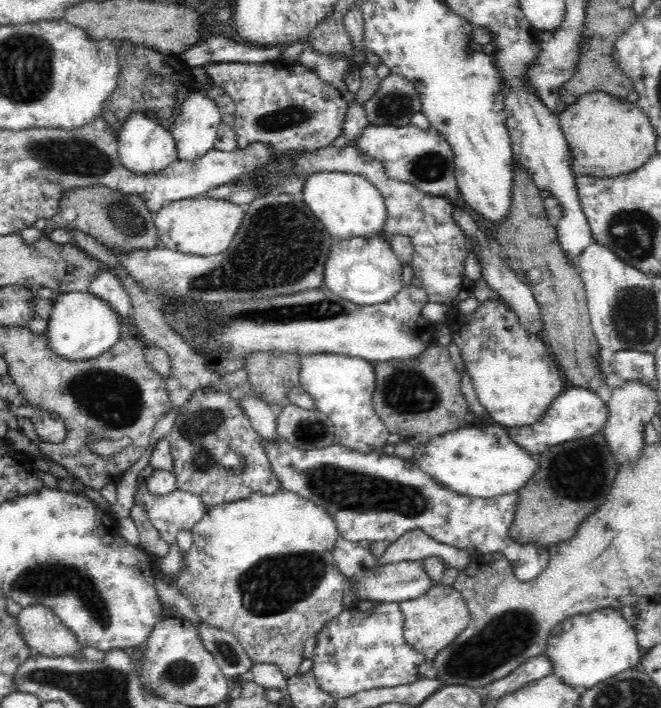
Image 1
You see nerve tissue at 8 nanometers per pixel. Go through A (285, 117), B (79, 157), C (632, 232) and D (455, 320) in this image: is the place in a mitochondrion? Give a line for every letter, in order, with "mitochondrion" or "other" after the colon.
A: mitochondrion
B: mitochondrion
C: mitochondrion
D: other

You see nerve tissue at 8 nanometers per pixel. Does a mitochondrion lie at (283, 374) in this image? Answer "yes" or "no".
no

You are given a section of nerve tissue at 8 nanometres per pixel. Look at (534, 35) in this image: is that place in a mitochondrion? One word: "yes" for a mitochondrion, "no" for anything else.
no

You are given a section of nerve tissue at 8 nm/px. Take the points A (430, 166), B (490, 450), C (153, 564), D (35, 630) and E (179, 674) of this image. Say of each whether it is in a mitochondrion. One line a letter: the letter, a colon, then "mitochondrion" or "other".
A: mitochondrion
B: other
C: other
D: mitochondrion
E: mitochondrion

